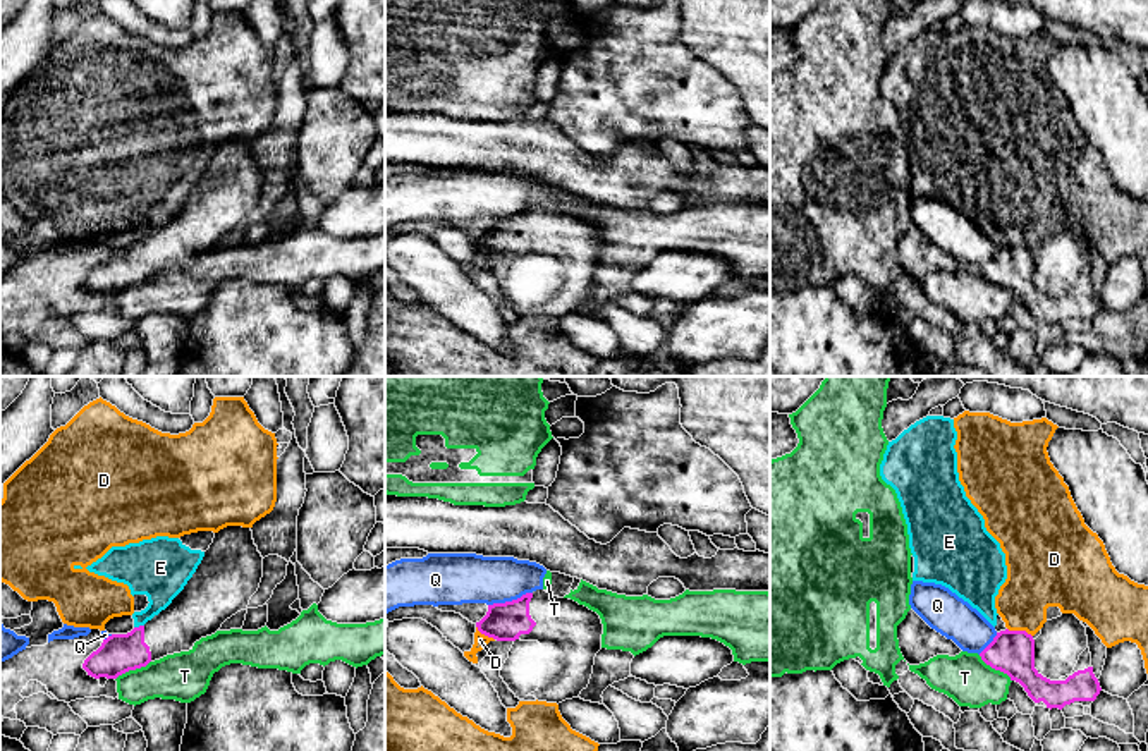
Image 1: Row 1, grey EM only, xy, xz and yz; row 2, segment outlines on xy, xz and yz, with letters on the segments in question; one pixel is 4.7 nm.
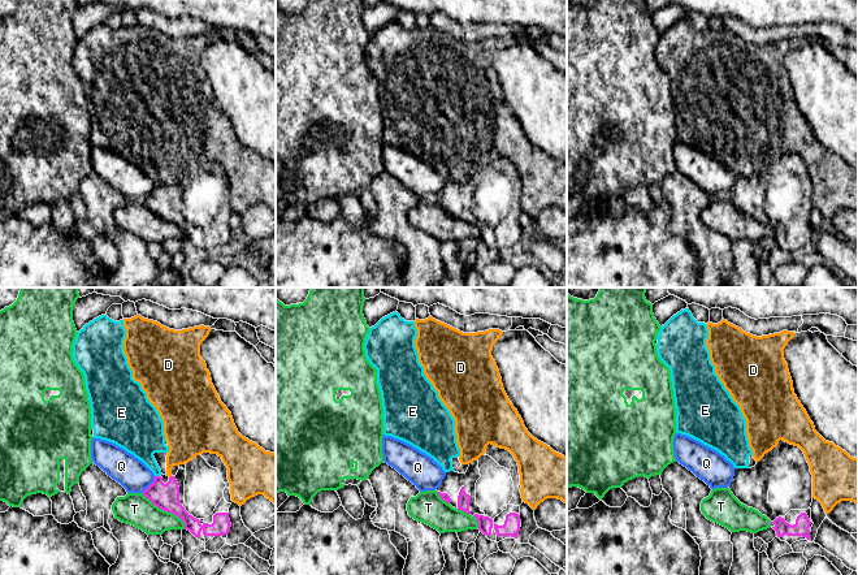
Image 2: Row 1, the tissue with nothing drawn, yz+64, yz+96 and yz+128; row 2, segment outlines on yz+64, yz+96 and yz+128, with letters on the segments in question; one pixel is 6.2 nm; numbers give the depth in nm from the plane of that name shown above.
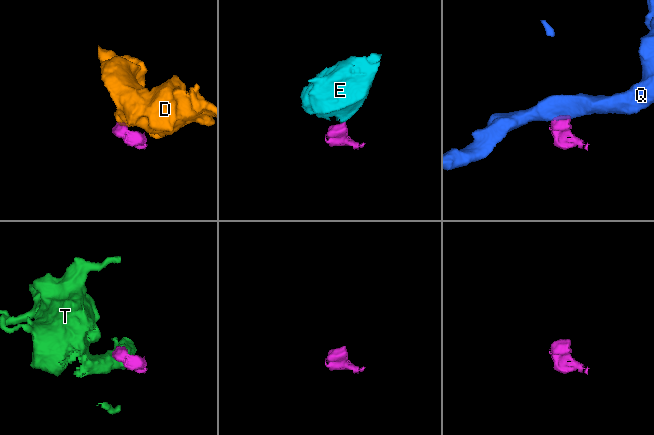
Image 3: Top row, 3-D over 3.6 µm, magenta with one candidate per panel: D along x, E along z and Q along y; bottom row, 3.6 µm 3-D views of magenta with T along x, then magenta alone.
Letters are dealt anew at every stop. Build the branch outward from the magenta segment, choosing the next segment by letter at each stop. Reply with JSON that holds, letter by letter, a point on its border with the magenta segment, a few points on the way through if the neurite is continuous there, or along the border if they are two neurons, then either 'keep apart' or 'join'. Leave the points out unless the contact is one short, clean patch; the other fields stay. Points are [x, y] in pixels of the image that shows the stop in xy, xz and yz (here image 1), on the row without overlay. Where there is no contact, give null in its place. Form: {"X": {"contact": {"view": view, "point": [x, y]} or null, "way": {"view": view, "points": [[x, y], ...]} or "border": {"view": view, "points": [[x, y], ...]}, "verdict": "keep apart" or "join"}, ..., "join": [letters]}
{"D": {"contact": {"view": "yz", "point": [1019, 246]}, "border": {"view": "yz", "points": [[1007, 243], [1026, 246], [1031, 251]]}, "verdict": "keep apart"}, "E": {"contact": {"view": "xy", "point": [140, 241]}, "border": {"view": "xy", "points": [[143, 239], [134, 243]]}, "verdict": "keep apart"}, "Q": {"contact": {"view": "xz", "point": [509, 217]}, "border": {"view": "xz", "points": [[531, 207], [488, 220]]}, "verdict": "keep apart"}, "T": {"contact": {"view": "yz", "point": [995, 284]}, "border": {"view": "yz", "points": [[978, 270], [992, 282], [1002, 286], [1011, 296]]}, "verdict": "keep apart"}, "join": []}

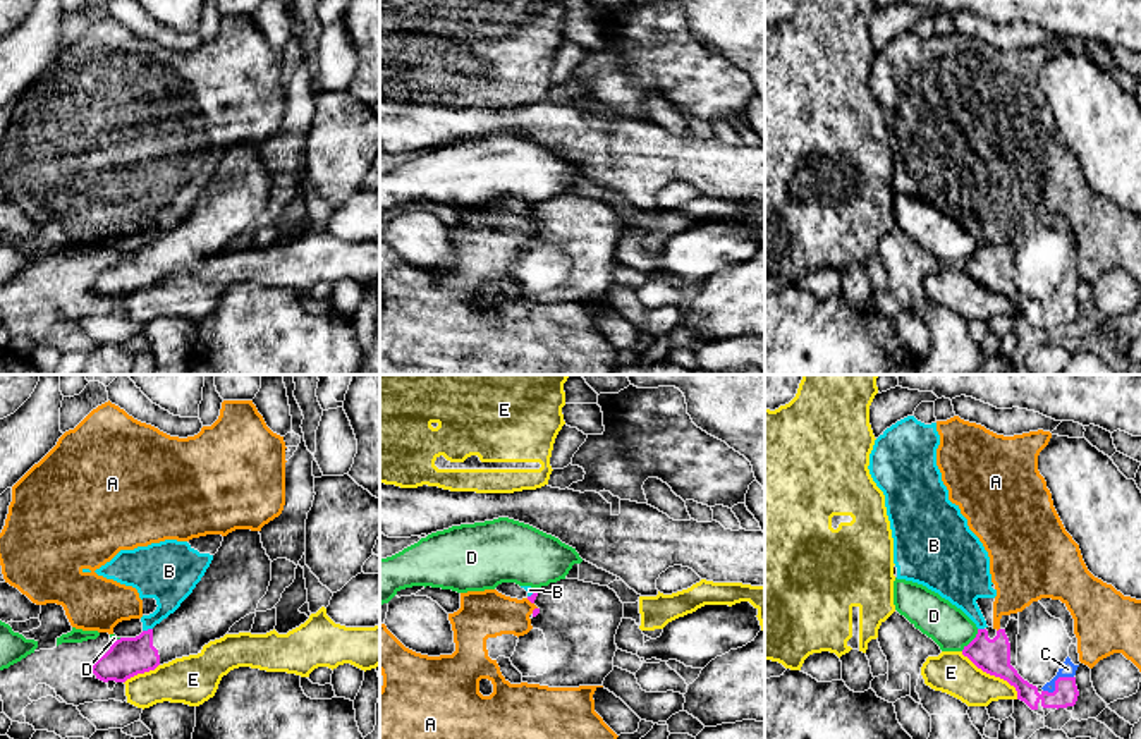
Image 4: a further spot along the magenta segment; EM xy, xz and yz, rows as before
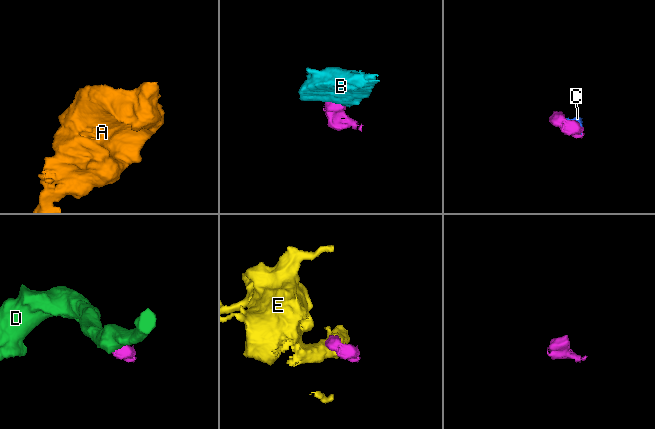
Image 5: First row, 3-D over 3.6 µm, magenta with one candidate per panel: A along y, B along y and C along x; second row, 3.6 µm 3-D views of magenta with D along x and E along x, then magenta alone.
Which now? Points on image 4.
{"A": {"contact": {"view": "xz", "point": [530, 215]}, "border": {"view": "xz", "points": [[526, 213], [533, 219]]}, "verdict": "keep apart"}, "B": {"contact": {"view": "xy", "point": [148, 244]}, "border": {"view": "xy", "points": [[152, 243], [143, 246]]}, "verdict": "keep apart"}, "C": {"contact": {"view": "yz", "point": [1055, 298]}, "verdict": "join"}, "D": {"contact": {"view": "yz", "point": [973, 255]}, "border": {"view": "yz", "points": [[978, 244], [961, 265]]}, "verdict": "keep apart"}, "E": {"contact": {"view": "yz", "point": [994, 289]}, "border": {"view": "yz", "points": [[961, 267], [983, 286], [1006, 294], [1014, 303], [1018, 313]]}, "verdict": "keep apart"}, "join": ["C"]}

